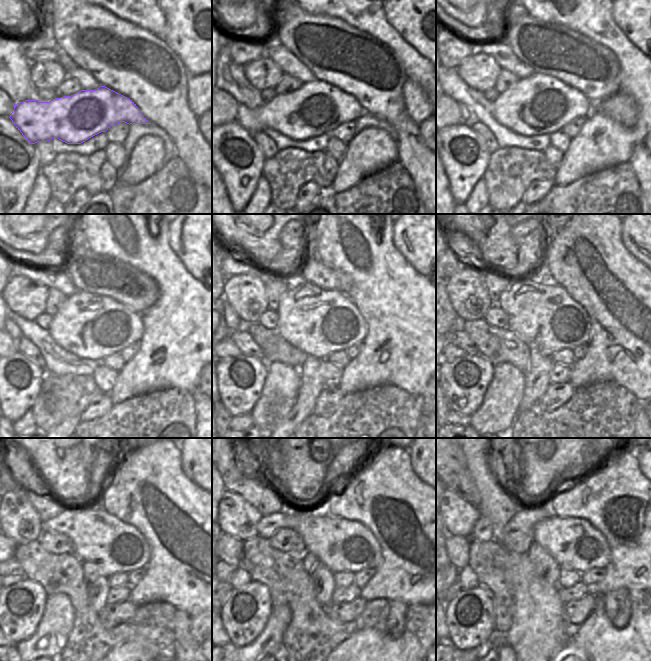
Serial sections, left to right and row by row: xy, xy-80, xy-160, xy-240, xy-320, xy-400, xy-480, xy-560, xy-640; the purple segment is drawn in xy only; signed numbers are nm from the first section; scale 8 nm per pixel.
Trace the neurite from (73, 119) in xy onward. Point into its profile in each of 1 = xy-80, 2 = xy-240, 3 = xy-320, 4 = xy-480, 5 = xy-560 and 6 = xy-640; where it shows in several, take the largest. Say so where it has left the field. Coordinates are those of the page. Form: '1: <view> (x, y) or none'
1: xy-80 (317, 107)
2: xy-240 (93, 327)
3: xy-320 (316, 329)
4: xy-480 (116, 547)
5: xy-560 (343, 545)
6: xy-640 (575, 544)

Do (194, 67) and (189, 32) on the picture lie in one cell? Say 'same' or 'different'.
same

